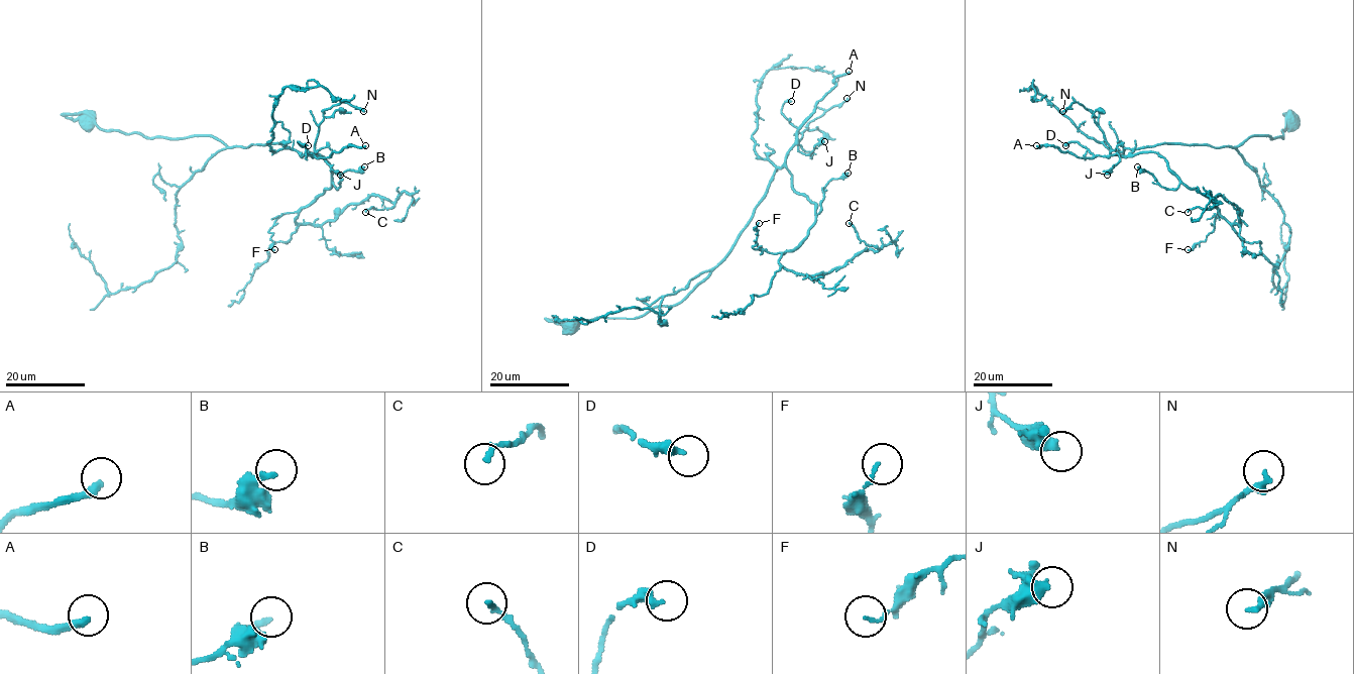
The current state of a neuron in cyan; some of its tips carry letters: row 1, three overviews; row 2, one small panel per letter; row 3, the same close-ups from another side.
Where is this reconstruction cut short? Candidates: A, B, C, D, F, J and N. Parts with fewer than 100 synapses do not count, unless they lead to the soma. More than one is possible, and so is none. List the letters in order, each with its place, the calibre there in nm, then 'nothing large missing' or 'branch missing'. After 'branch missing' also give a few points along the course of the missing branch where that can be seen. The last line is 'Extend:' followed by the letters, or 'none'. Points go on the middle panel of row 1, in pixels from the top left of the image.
A: (849, 71) | 300 nm | branch missing
B: (848, 173) | 190 nm | nothing large missing
C: (849, 223) | 170 nm | nothing large missing
D: (791, 101) | 300 nm | nothing large missing
F: (759, 223) | 110 nm | nothing large missing
J: (824, 141) | 360 nm | nothing large missing
N: (847, 98) | 240 nm | nothing large missing
Extend: A

